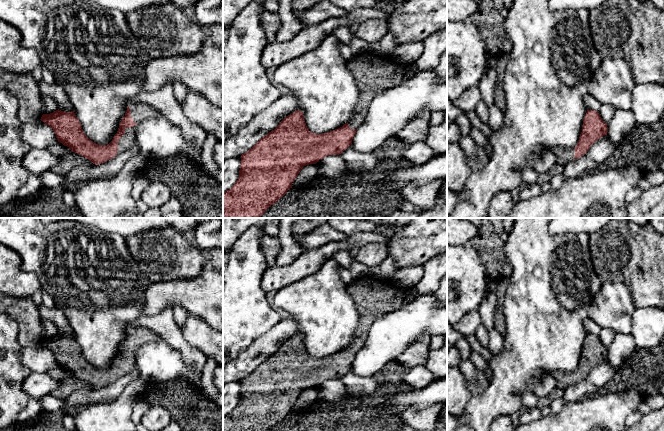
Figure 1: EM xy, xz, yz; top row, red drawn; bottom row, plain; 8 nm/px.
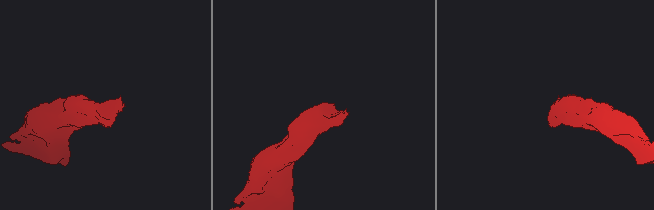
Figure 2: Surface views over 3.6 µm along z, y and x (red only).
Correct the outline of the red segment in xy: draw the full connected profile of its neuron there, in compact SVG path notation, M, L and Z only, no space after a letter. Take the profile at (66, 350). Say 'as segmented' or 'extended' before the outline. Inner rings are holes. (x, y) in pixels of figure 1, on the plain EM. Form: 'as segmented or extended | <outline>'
extended | M129 326L118 355L108 369L98 369L91 365L83 356L74 335L65 336L58 333L53 337L43 338L40 344L53 353L58 366L99 389L129 374L136 367L137 348L157 340L162 339L150 329Z

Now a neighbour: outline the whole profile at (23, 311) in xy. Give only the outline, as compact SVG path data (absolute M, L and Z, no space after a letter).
M0 293L0 313L18 324L18 341L22 347L41 343L41 317L38 306L31 298L17 298Z

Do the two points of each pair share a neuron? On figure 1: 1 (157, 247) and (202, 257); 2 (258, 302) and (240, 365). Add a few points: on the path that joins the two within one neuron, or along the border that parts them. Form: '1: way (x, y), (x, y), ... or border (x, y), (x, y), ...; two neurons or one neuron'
1: way (168, 255), (172, 257), (191, 257); one neuron
2: border (264, 335), (255, 339), (233, 360); two neurons

